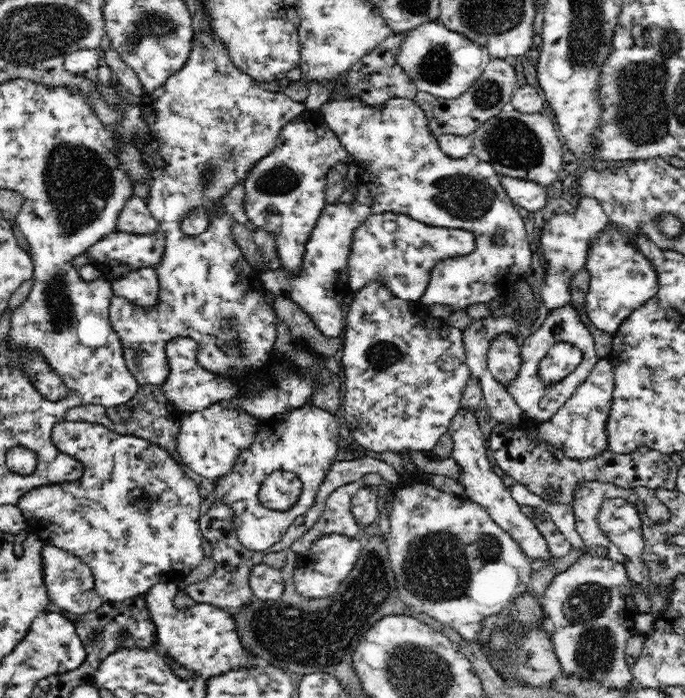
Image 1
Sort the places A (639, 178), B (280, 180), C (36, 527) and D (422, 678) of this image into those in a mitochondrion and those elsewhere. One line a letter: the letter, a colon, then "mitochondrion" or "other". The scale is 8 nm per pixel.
A: other
B: mitochondrion
C: other
D: mitochondrion

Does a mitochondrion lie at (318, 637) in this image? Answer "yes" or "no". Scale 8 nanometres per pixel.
yes

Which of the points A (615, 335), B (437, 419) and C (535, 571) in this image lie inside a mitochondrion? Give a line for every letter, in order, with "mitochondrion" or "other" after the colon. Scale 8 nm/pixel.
A: other
B: other
C: other

